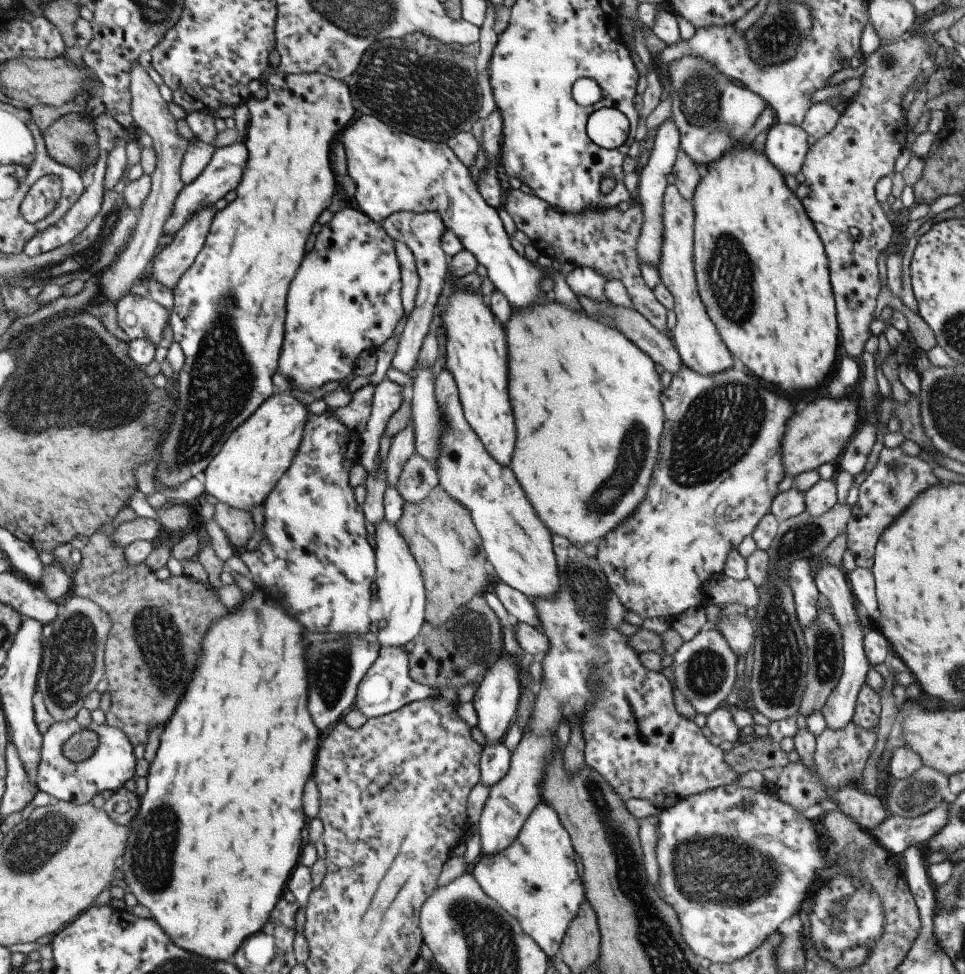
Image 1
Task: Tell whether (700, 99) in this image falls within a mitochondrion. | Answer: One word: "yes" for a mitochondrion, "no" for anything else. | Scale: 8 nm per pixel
yes

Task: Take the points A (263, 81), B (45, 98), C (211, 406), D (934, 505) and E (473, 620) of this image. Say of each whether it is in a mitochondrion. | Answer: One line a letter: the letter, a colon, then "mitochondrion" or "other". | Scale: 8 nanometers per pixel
A: other
B: other
C: mitochondrion
D: other
E: mitochondrion

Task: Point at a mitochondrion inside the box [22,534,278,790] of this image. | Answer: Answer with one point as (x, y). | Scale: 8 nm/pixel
(158, 638)

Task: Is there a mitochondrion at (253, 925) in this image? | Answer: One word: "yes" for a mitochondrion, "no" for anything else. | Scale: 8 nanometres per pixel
no

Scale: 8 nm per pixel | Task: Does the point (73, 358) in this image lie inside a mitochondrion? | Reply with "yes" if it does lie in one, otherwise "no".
yes

